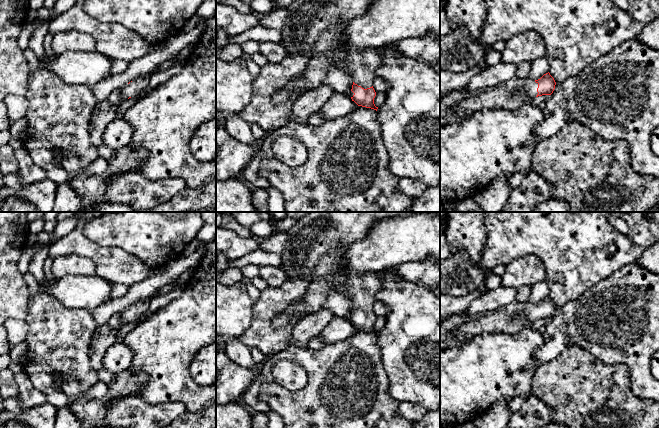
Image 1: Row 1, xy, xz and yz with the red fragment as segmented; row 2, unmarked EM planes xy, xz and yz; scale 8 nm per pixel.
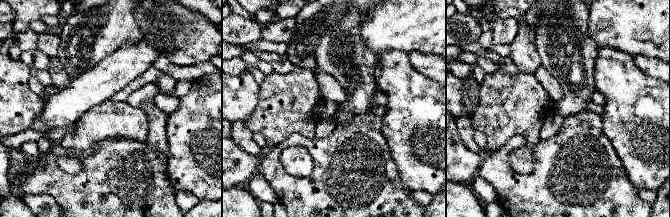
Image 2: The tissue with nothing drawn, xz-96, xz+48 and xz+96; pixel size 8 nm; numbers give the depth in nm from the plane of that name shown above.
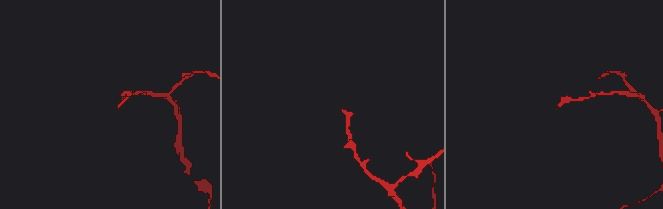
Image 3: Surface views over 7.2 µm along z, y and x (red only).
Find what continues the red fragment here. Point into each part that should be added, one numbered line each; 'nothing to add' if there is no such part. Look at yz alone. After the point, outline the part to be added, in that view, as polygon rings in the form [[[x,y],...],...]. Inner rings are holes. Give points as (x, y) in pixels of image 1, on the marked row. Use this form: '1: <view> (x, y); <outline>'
1: yz (456, 105); [[[515,77],[475,91],[449,91],[440,98],[440,126],[456,124],[481,110],[518,109],[537,96],[537,88],[534,80]]]

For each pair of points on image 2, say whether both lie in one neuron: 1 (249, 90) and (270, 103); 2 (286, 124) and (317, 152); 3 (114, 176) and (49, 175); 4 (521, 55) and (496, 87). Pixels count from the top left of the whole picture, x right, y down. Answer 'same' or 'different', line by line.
1: different
2: different
3: same
4: different

